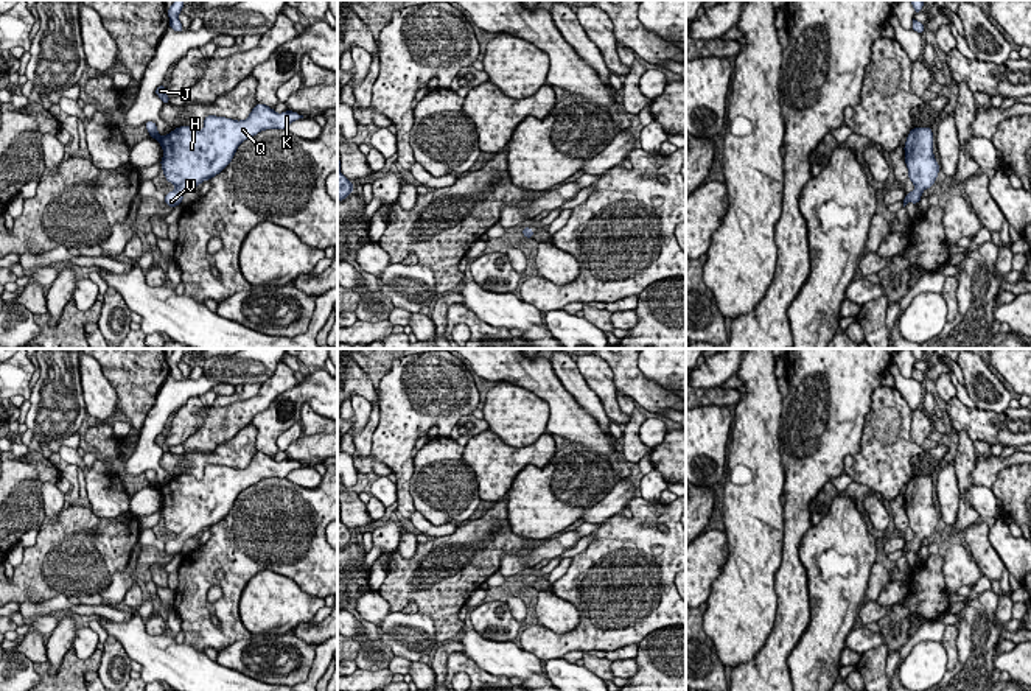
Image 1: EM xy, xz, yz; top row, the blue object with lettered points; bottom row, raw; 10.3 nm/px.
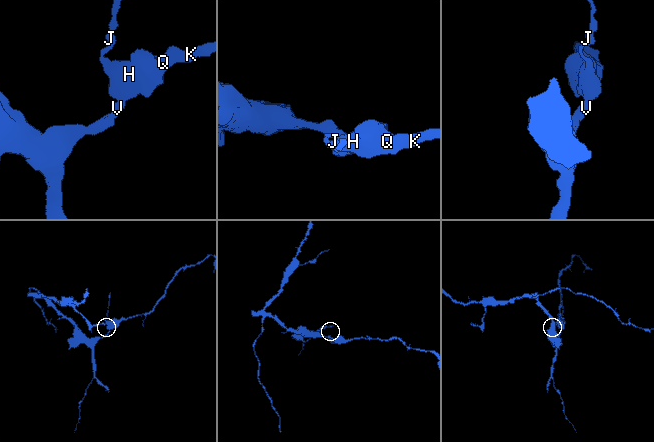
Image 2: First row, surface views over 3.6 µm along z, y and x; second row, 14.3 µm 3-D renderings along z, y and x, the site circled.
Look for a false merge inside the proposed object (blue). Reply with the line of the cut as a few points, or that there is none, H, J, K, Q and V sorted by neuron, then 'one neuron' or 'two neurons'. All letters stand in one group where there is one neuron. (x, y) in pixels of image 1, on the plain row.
no cut | H J K Q V | one neuron

